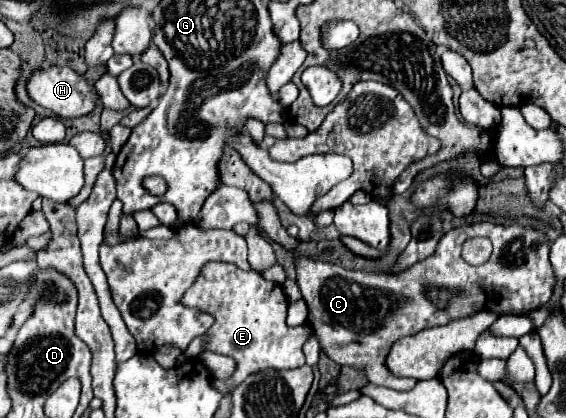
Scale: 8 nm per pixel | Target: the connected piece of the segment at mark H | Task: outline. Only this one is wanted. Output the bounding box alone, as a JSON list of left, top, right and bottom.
[28,66,98,118]

